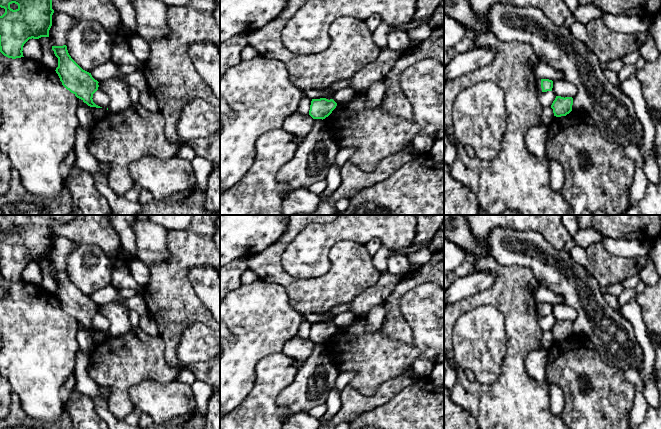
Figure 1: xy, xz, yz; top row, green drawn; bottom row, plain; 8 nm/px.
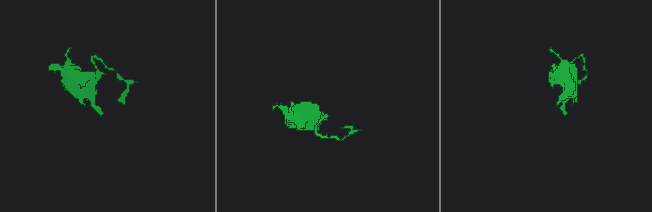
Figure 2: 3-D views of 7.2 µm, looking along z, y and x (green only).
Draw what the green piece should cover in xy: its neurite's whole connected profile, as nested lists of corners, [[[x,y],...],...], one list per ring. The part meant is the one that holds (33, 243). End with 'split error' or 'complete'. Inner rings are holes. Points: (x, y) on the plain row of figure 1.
[[[0,215],[0,231],[5,237],[0,240],[0,276],[12,283],[23,280],[23,270],[29,263],[49,261],[52,250],[53,223],[68,223],[77,215]]] | complete

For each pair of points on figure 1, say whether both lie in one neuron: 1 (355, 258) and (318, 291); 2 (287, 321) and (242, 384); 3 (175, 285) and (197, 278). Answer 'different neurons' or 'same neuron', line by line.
1: same neuron
2: same neuron
3: different neurons

